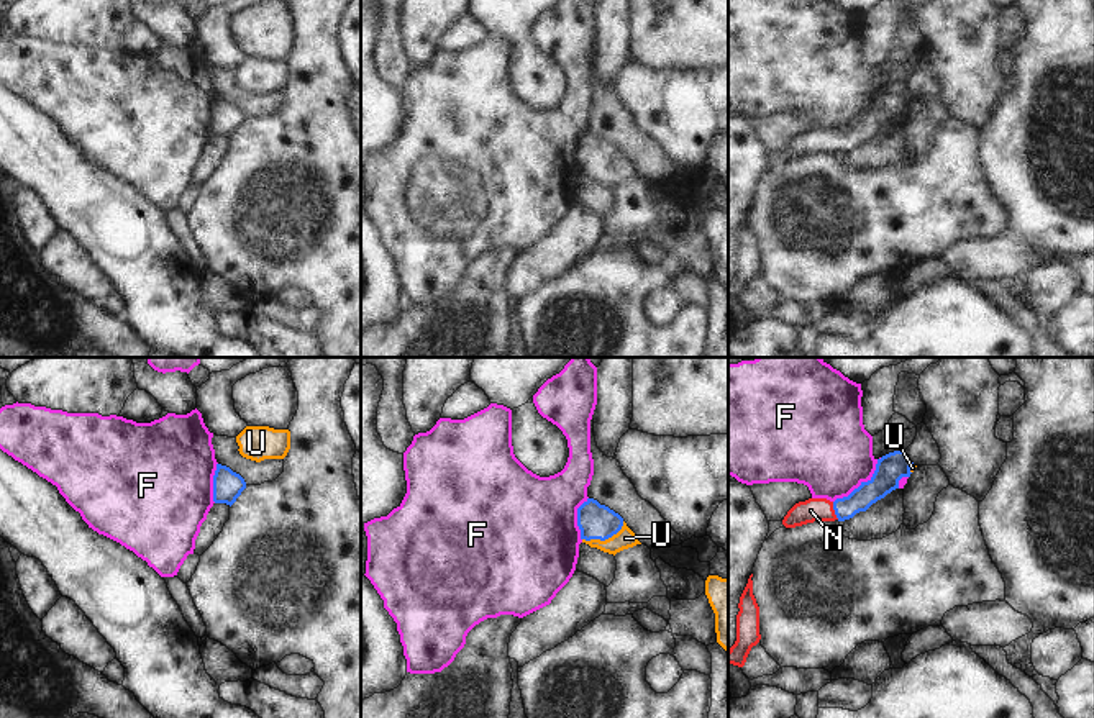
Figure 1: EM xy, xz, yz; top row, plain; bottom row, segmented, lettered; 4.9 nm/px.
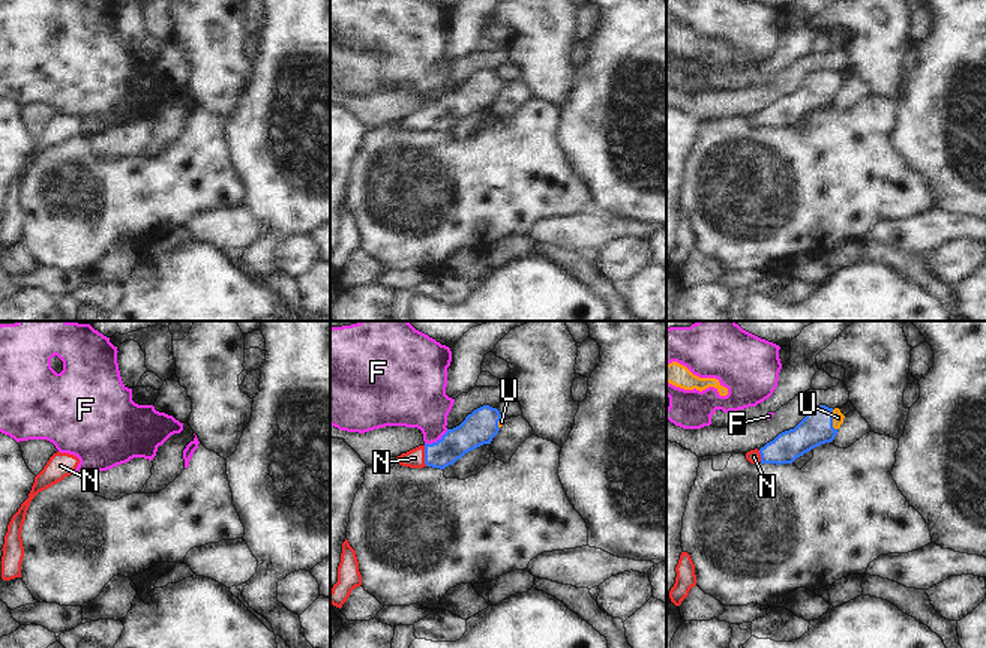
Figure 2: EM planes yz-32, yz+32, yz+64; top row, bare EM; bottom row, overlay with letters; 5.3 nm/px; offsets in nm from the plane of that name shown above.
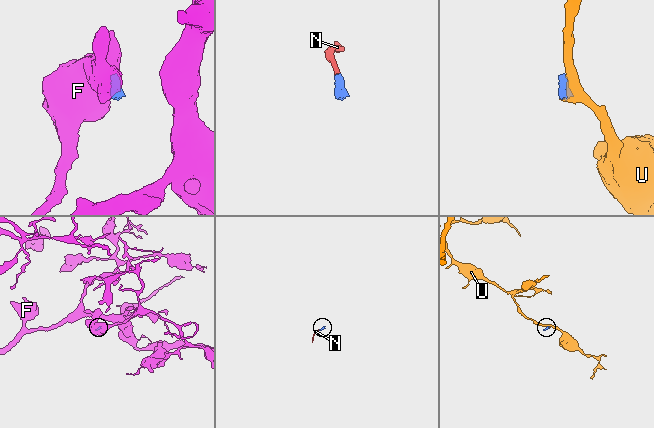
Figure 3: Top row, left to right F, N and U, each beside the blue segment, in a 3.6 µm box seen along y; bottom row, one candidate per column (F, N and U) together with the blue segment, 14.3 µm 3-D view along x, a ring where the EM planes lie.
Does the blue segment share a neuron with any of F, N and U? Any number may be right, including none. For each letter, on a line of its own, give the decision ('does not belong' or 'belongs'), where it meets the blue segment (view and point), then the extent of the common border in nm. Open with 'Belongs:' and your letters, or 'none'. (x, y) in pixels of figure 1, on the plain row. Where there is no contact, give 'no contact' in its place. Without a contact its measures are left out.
Belongs: N, U
F: does not belong; meets blue in yz at (861, 115); contact 320 nm long
N: belongs; meets blue in yz at (834, 141); contact 90 nm long
U: belongs; meets blue in xz at (604, 172); contact 220 nm long

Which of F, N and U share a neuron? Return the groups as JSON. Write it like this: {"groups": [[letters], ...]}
{"groups": [["F"], ["N", "U"]]}

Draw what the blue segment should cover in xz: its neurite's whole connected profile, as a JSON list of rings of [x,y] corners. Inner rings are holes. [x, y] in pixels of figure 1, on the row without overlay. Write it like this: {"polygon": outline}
{"polygon": [[[594,131],[577,141],[577,159],[582,175],[613,189],[641,177],[618,146]]]}

